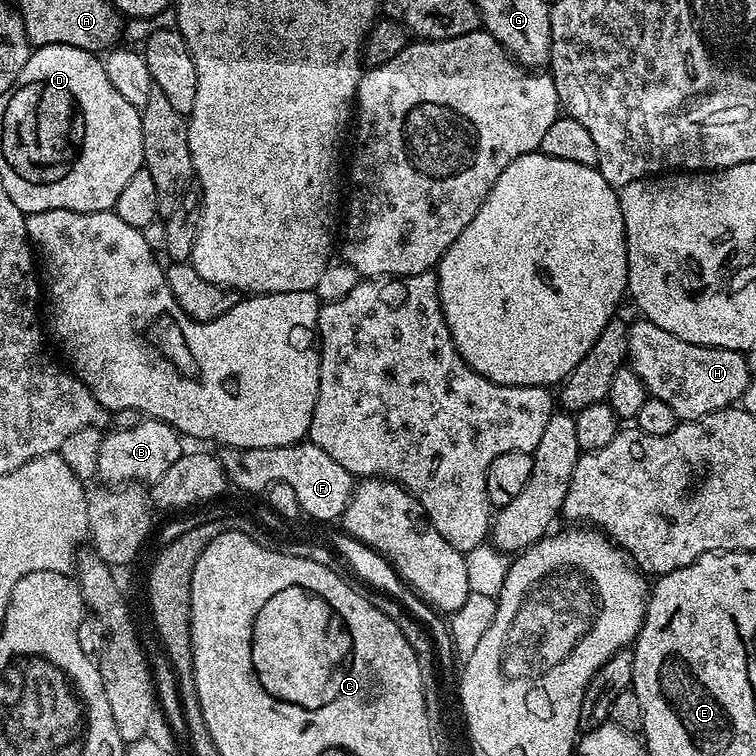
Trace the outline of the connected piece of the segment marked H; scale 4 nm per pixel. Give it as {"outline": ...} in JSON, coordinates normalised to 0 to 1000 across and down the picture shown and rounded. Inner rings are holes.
{"outline":[[[851,421],[843,422],[843,429],[839,426],[831,429],[831,474],[828,478],[829,485],[839,489],[839,495],[844,495],[844,500],[849,500],[849,505],[854,511],[858,524],[865,526],[876,526],[876,532],[881,532],[881,537],[886,537],[886,542],[892,542],[896,557],[909,558],[913,556],[926,556],[934,548],[940,545],[954,545],[958,540],[967,540],[975,532],[983,530],[984,517],[992,505],[992,489],[989,488],[989,472],[984,466],[972,466],[964,460],[940,460],[939,458],[929,458],[918,452],[907,452],[902,447],[897,447],[892,442],[886,442],[886,437],[876,437],[876,431],[870,431],[865,426]]]}

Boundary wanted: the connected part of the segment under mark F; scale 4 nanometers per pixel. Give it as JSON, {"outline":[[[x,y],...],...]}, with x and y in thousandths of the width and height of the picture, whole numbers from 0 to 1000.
{"outline":[[[411,585],[356,593],[296,593],[290,604],[308,647],[349,653],[358,640],[378,638],[378,643],[385,643],[389,653],[394,653],[398,679],[413,688],[448,689],[466,657],[466,626],[447,616],[431,595]]]}

